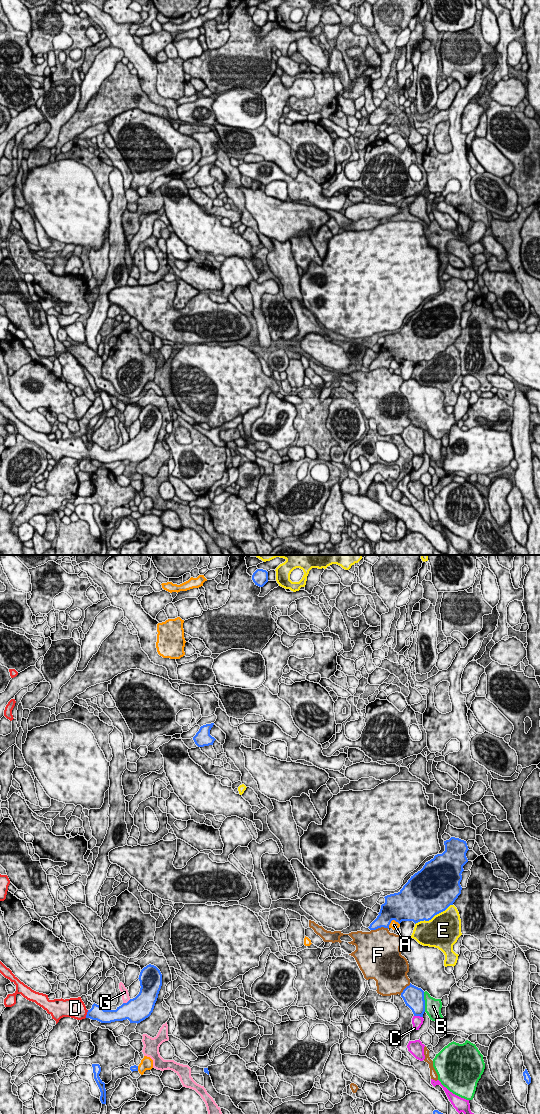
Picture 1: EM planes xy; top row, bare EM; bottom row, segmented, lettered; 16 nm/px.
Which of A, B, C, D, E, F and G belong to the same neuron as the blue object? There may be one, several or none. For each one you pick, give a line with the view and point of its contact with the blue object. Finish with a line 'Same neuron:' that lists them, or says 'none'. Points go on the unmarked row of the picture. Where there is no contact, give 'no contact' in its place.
D: meets blue in xy at (87, 454)
Same neuron: D

